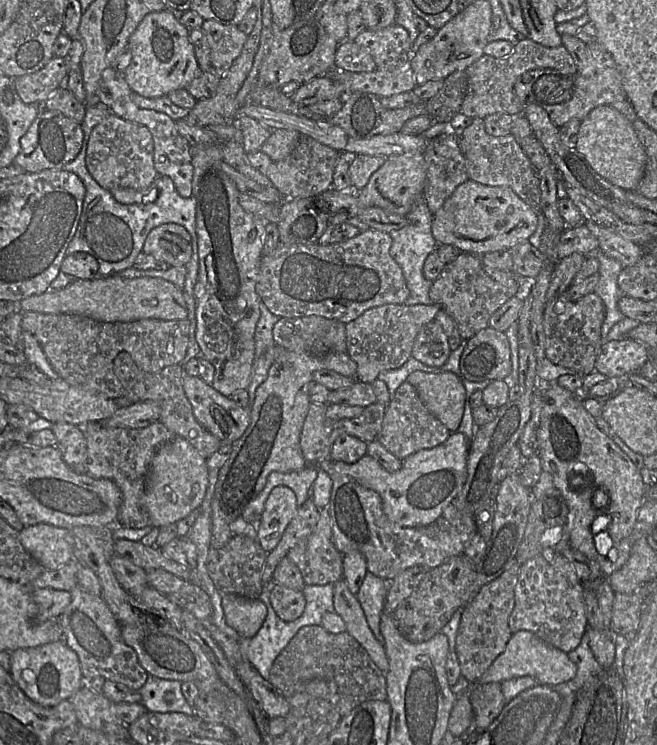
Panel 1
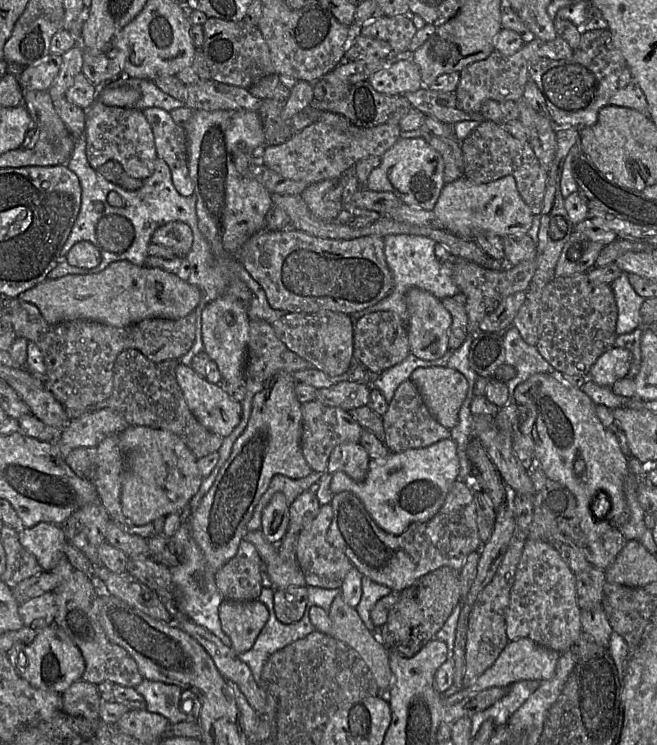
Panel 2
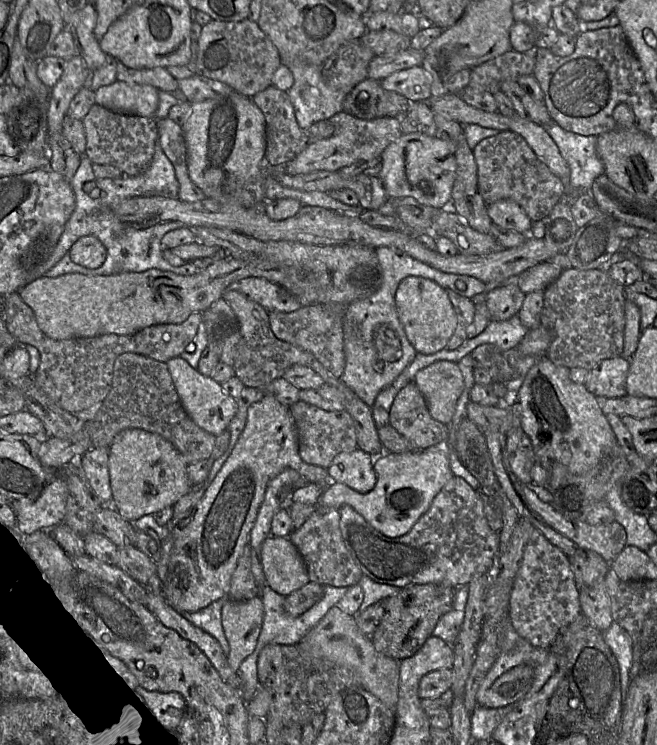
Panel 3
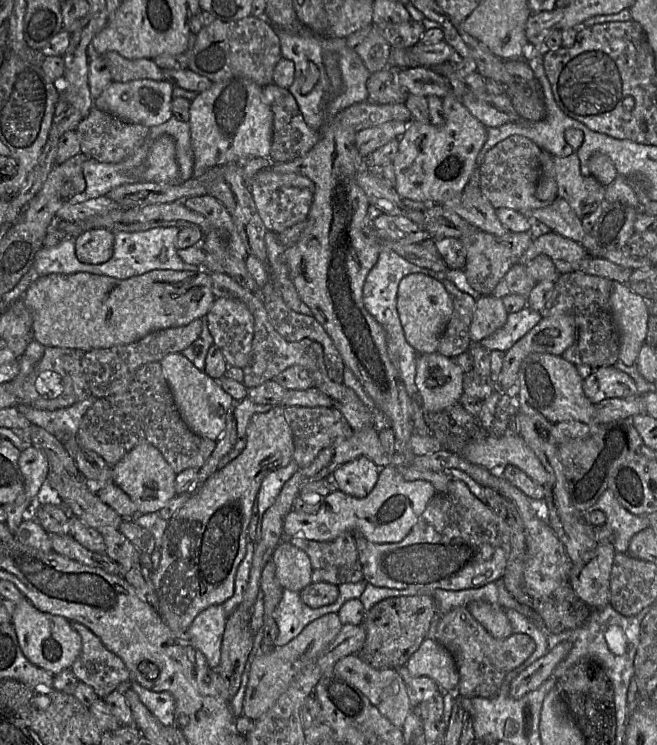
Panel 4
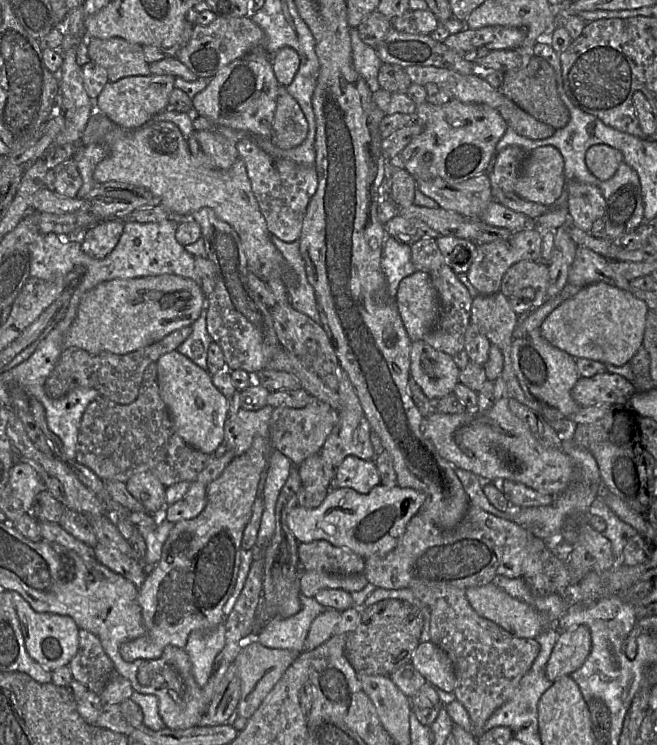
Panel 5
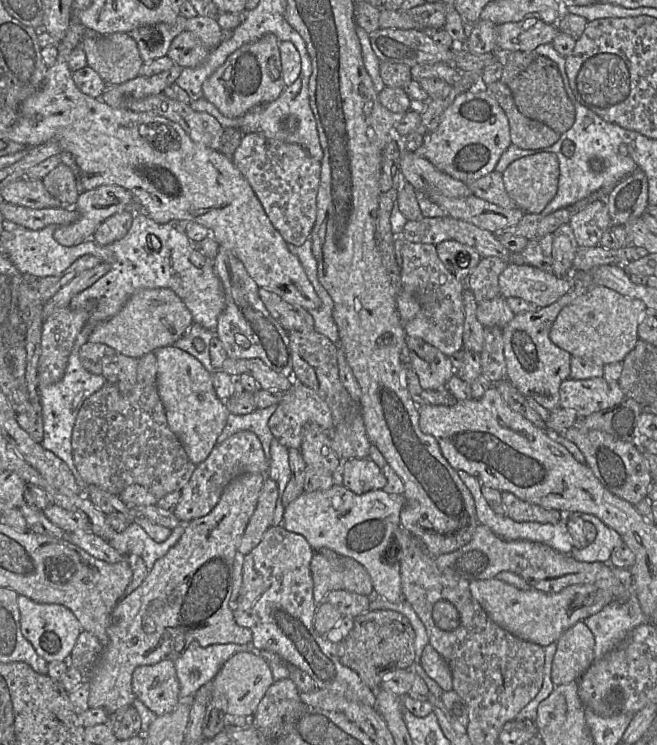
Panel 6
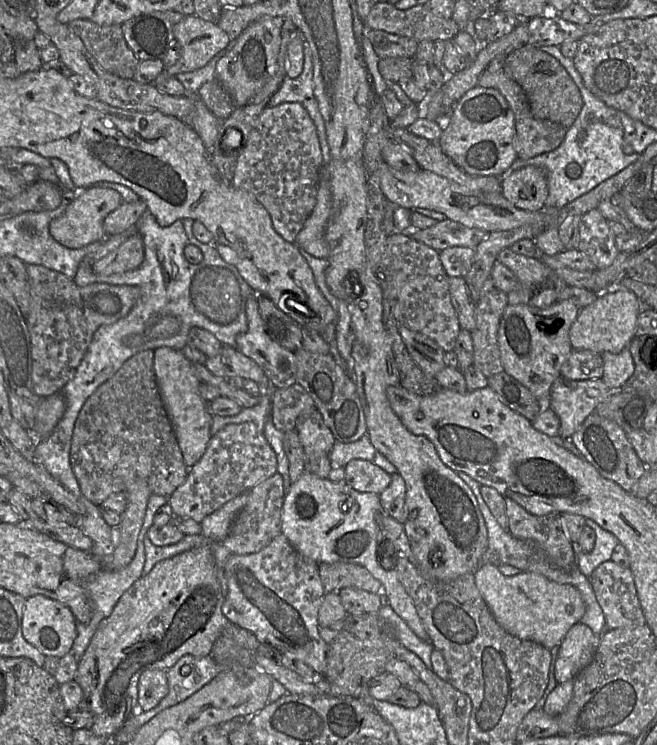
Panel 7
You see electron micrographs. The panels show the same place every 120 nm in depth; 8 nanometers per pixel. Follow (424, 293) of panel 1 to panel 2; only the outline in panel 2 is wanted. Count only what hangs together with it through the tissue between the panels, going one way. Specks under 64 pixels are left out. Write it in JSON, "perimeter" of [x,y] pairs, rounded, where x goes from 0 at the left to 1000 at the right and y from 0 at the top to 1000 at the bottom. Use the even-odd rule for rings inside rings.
{"perimeter":[[[621,314],[588,317],[584,319],[584,341],[598,370],[597,391],[575,407],[534,423],[537,436],[551,424],[574,417],[595,417],[612,430],[619,431],[621,416],[616,397],[627,385],[654,392],[670,403],[699,395],[700,388],[689,376],[691,352],[688,349],[670,352],[662,342],[662,329],[664,325],[648,317]]]}

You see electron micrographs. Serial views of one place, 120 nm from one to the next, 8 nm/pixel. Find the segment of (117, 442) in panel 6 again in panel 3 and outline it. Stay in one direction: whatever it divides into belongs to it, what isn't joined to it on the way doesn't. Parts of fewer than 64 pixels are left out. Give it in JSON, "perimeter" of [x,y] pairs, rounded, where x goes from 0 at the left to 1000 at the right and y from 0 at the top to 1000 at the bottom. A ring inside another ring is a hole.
{"perimeter":[[[207,474],[177,481],[169,522],[145,558],[126,569],[142,601],[166,603],[183,579],[216,576],[262,595],[285,623],[318,616],[329,595],[329,585],[301,573],[280,550],[253,487]]]}

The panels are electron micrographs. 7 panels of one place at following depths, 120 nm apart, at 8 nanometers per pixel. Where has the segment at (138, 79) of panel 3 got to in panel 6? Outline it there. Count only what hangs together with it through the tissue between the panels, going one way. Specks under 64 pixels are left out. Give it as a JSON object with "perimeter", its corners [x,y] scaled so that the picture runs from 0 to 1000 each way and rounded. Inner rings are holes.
{"perimeter":[[[129,40],[123,60],[132,89],[146,95],[163,115],[207,105],[219,86],[205,54],[195,44],[149,47]]]}

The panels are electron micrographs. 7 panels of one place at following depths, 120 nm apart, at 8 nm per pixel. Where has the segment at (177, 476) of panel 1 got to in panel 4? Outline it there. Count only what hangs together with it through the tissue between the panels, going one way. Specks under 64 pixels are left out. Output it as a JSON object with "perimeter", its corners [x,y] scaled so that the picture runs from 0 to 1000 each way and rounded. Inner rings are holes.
{"perimeter":[[[215,593],[169,628],[172,648],[186,656],[207,678],[210,690],[240,687],[265,668],[269,636],[245,607],[225,593]]]}

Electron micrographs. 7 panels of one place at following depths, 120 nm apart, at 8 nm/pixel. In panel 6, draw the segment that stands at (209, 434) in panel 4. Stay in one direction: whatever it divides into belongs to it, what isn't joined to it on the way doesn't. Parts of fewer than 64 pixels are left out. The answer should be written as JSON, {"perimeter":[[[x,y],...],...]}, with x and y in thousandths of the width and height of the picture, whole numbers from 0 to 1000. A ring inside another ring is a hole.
{"perimeter":[[[251,464],[236,472],[239,523],[250,545],[256,572],[277,596],[291,620],[311,619],[329,597],[349,556],[323,517],[323,501],[285,472],[266,464]]]}

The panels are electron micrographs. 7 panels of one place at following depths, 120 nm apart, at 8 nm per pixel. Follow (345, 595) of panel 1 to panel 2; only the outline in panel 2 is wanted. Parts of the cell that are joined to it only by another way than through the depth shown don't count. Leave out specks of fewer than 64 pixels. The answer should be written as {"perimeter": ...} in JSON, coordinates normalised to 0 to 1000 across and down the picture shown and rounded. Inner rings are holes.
{"perimeter":[[[516,797],[505,808],[501,828],[505,836],[502,854],[542,872],[563,898],[578,928],[588,929],[598,917],[592,874],[563,847],[543,819],[531,813]]]}

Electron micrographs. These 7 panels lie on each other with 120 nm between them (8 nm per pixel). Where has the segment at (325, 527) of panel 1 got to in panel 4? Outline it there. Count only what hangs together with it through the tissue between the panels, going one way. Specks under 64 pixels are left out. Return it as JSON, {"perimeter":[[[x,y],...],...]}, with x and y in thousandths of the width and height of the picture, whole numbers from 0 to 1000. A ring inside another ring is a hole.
{"perimeter":[[[522,715],[505,726],[470,725],[461,719],[441,725],[472,749],[478,783],[498,781],[514,787],[554,779],[536,715]]]}

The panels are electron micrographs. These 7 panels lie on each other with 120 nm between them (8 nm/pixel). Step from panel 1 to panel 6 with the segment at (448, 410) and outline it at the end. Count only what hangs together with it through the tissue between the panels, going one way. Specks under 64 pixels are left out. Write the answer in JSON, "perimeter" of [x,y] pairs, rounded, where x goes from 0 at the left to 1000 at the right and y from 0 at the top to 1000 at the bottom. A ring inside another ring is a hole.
{"perimeter":[[[619,451],[618,464],[641,519],[647,523],[677,521],[693,502],[683,479],[639,454]]]}

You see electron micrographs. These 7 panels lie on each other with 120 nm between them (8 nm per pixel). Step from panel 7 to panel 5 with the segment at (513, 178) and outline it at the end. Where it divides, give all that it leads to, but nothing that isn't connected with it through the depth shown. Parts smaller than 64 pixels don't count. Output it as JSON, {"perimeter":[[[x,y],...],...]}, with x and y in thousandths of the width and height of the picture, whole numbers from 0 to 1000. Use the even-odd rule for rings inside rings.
{"perimeter":[[[820,197],[805,205],[782,251],[782,259],[805,271],[840,278],[860,255],[858,219],[843,197]]]}

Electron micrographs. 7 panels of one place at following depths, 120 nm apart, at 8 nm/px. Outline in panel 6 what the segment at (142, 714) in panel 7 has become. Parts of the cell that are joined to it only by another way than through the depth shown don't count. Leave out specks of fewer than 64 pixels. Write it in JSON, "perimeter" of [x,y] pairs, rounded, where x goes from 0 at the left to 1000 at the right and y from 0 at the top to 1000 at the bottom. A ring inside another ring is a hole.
{"perimeter":[[[294,860],[266,887],[266,898],[272,913],[272,936],[292,937],[311,918],[318,917],[335,901],[339,891],[362,875],[384,875],[394,879],[381,864],[323,864],[314,868]]]}

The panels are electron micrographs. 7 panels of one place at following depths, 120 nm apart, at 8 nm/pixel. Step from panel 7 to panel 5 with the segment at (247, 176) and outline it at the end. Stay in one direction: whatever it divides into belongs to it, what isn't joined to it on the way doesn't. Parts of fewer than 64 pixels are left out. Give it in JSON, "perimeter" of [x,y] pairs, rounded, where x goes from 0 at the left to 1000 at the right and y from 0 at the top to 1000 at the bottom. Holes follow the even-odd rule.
{"perimeter":[[[376,187],[364,189],[358,196],[364,212],[373,219],[384,258],[411,314],[432,325],[455,322],[467,277],[484,248],[478,223],[467,224],[444,215],[416,212],[388,191]]]}

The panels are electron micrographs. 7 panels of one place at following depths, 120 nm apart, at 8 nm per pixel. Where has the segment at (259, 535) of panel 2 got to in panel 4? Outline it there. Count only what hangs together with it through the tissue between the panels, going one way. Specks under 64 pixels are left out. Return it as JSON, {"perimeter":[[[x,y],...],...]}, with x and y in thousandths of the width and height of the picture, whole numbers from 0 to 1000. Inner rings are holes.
{"perimeter":[[[432,722],[417,737],[412,752],[431,791],[457,795],[475,783],[475,760],[469,745]]]}

